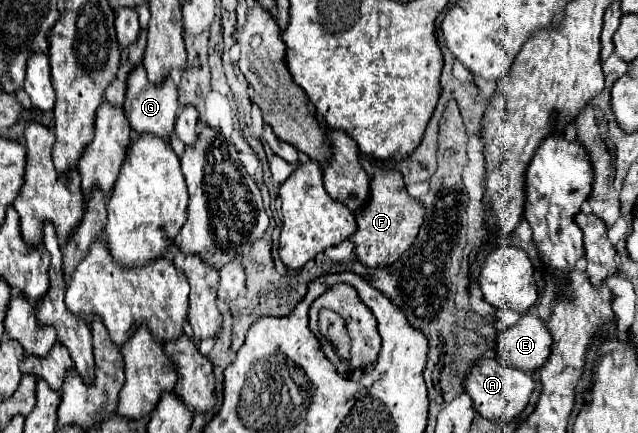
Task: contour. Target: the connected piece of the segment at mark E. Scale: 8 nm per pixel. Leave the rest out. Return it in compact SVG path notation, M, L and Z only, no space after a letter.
M523 314L515 326L497 334L495 351L500 364L535 372L545 364L551 344L545 322L535 314Z

